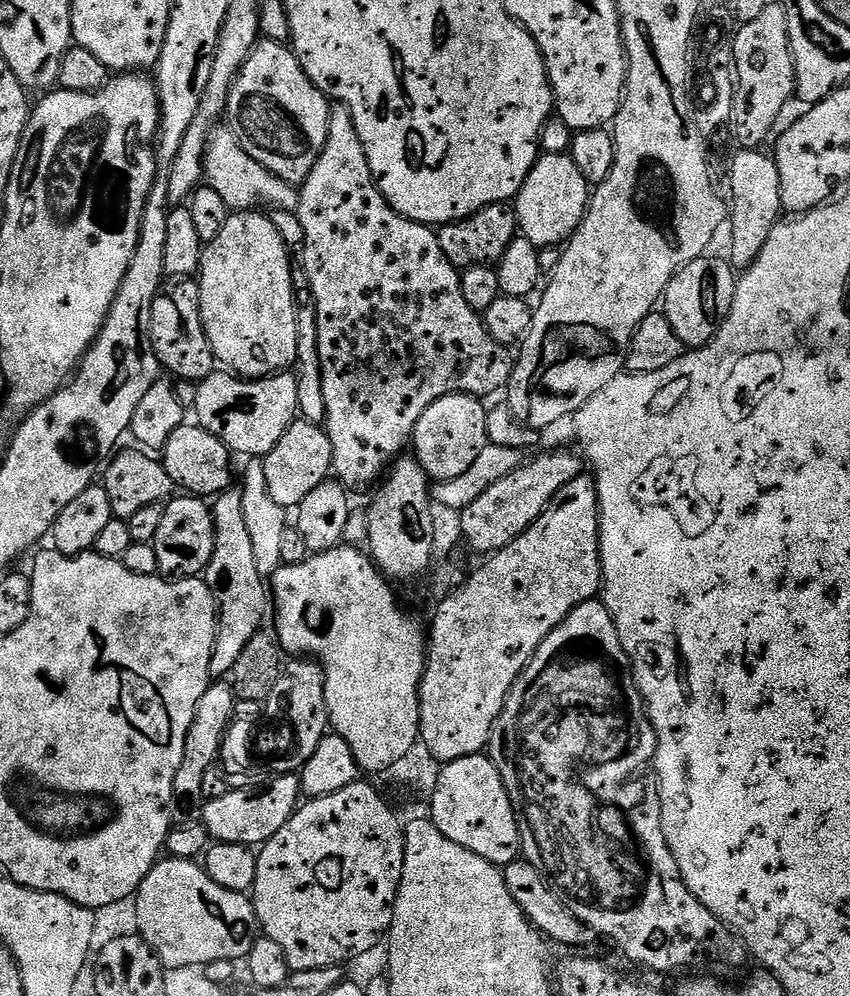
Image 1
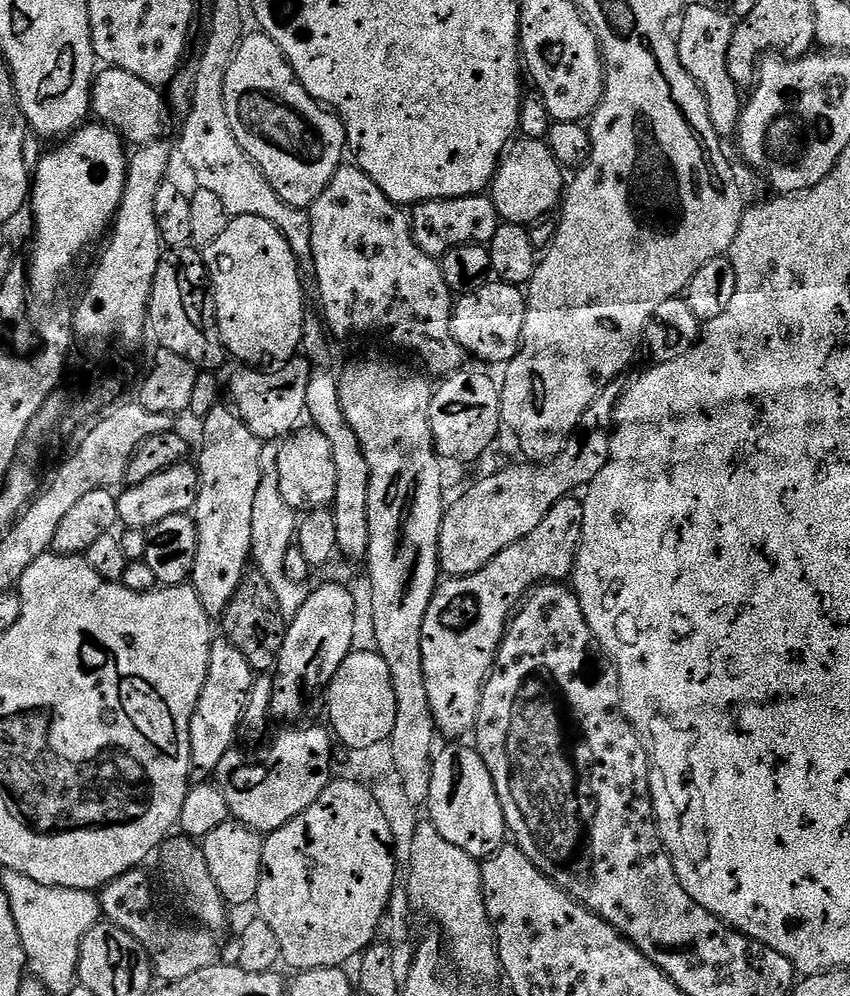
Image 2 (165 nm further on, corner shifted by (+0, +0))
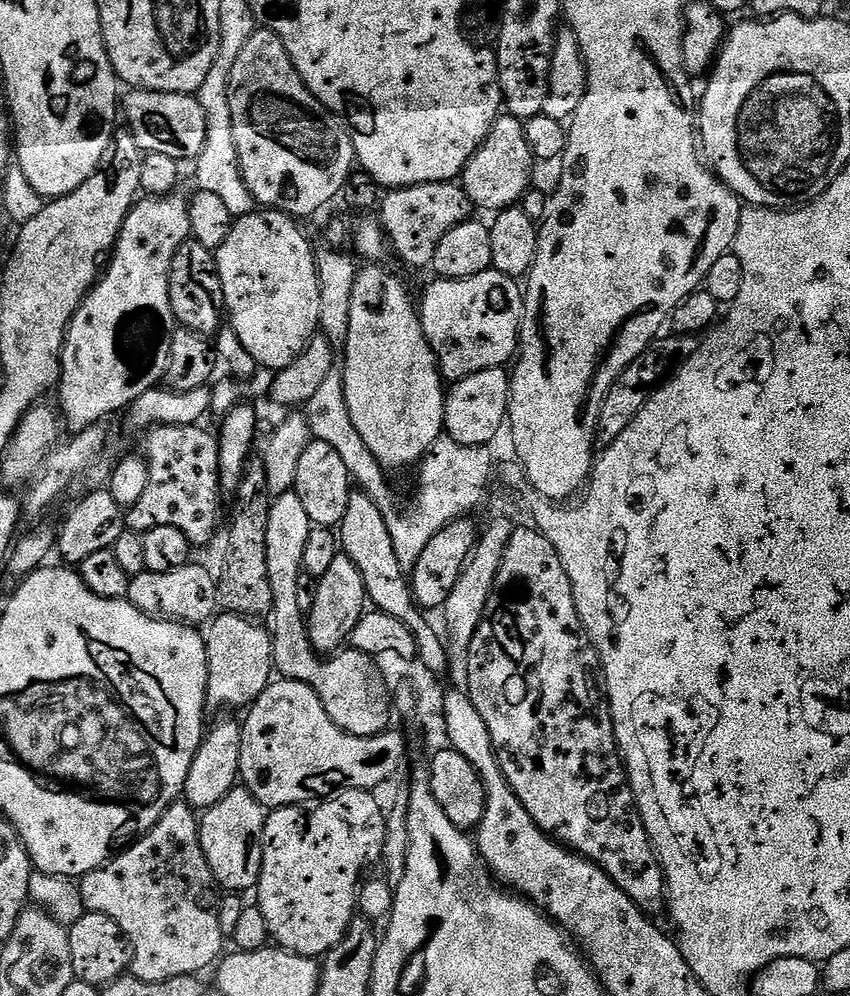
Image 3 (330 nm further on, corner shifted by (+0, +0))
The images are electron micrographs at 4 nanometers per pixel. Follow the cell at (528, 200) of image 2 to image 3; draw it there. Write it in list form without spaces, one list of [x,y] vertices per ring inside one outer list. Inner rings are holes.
[[[502,114],[463,170],[464,193],[468,195],[472,205],[477,209],[485,208],[489,214],[515,208],[533,187],[532,164],[534,165],[534,157],[530,150],[530,142],[526,142],[524,121],[517,116]]]

